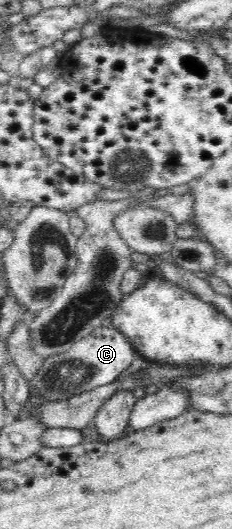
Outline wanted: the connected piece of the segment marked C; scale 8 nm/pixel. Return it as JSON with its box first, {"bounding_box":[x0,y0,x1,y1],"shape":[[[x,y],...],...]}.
{"bounding_box":[28,326,137,402],"shape":[[[115,326],[98,327],[91,335],[71,345],[71,349],[67,349],[65,353],[45,357],[43,367],[39,369],[39,373],[35,373],[33,381],[28,383],[30,394],[36,394],[39,390],[41,396],[45,396],[46,401],[56,402],[113,383],[121,377],[121,373],[126,373],[127,369],[135,363],[137,355],[137,350],[131,341],[127,340],[127,336]]]}

